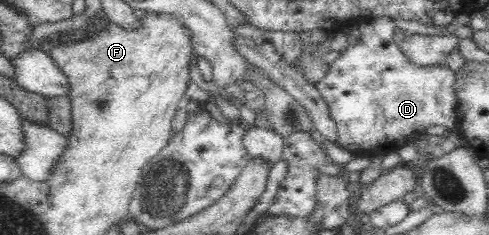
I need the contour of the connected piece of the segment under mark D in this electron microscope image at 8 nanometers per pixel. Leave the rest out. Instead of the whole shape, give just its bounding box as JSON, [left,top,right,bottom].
[316,17,458,157]

